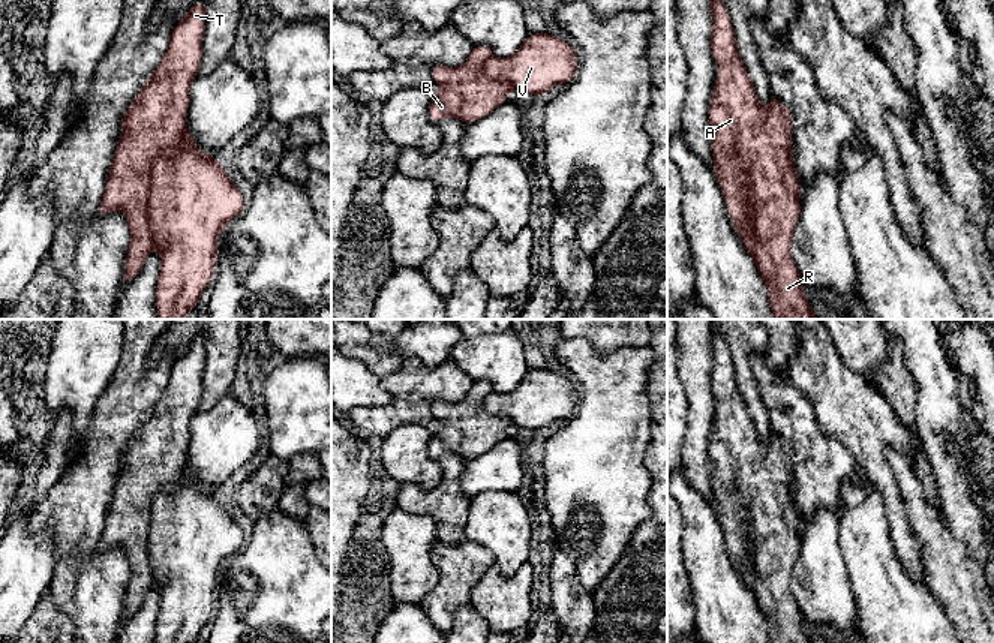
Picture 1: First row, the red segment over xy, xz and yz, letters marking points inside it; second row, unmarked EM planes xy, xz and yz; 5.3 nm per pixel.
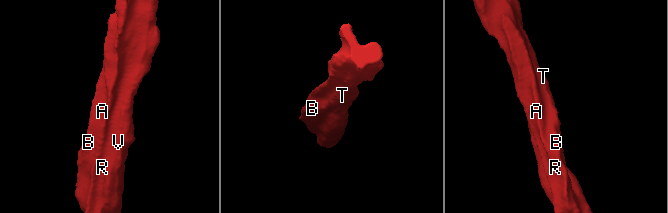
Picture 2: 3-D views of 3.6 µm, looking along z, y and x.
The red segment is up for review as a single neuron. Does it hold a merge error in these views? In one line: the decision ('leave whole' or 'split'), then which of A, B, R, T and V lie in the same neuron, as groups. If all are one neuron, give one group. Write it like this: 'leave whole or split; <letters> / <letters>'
split; A B R T / V

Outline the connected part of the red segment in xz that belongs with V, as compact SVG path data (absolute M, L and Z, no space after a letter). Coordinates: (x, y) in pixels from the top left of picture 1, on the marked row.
M547 31L529 33L508 58L490 57L484 73L510 82L513 88L535 96L547 94L555 85L570 84L577 72L577 52Z

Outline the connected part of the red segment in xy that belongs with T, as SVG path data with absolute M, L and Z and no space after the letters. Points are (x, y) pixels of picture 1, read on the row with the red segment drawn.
M198 0L190 6L187 15L174 25L159 66L127 105L126 114L121 120L120 139L115 147L105 192L96 213L105 216L120 210L127 217L130 243L126 252L123 282L133 279L139 273L145 258L154 247L148 222L151 171L156 159L163 154L172 154L183 139L189 106L189 90L190 84L198 76L202 60L204 24L205 6Z

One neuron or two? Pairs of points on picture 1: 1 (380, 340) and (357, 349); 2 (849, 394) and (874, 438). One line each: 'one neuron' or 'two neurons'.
1: two neurons
2: one neuron

